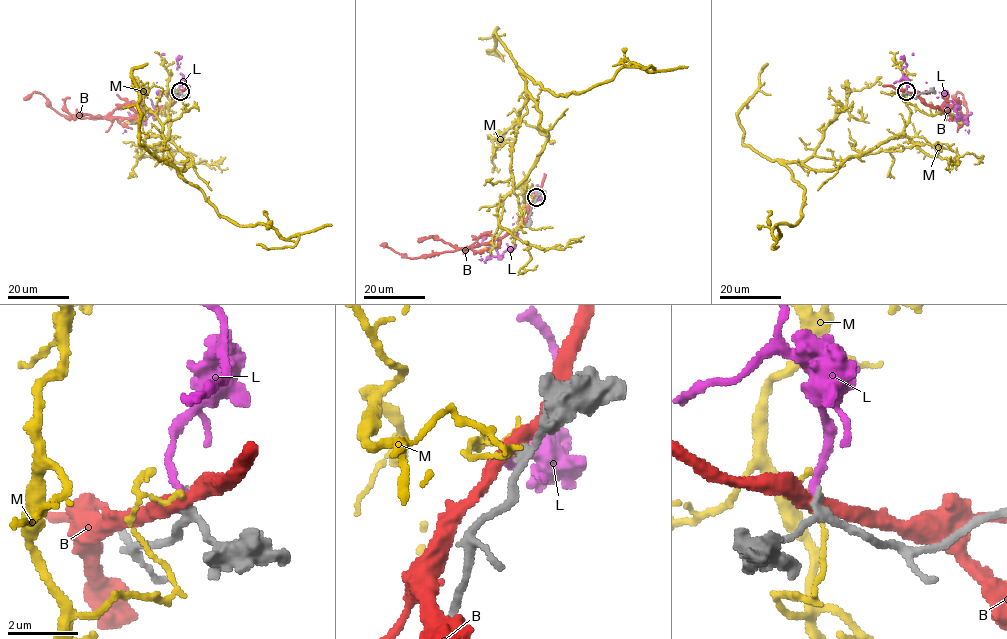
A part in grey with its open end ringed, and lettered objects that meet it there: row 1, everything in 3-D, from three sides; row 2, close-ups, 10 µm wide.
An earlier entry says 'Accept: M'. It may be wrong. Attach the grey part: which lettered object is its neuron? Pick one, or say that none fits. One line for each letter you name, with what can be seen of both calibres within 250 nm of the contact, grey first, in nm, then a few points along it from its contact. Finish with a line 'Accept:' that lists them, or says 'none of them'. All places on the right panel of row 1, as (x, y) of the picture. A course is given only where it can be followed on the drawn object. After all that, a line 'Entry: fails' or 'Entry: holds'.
L: 200 nm thick on the grey side, 200 nm on the other; it runs (906, 92), (907, 85), (927, 82), (933, 91), (952, 99), (965, 123), (956, 121), (955, 109), (944, 103)
Accept: L
Entry: fails

